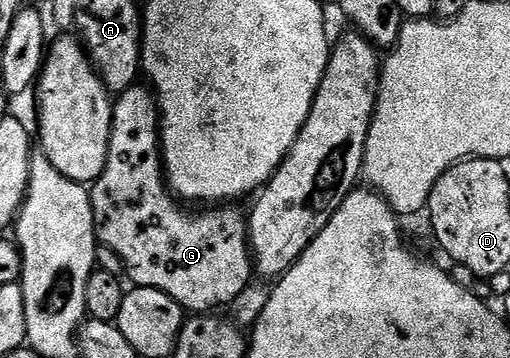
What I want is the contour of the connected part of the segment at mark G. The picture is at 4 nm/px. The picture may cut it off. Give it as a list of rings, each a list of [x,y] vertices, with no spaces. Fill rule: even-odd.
[[[134,86],[120,93],[120,95],[113,100],[113,121],[111,122],[111,134],[109,135],[107,162],[105,163],[105,169],[101,177],[93,181],[91,185],[91,195],[93,198],[93,213],[95,214],[97,239],[104,247],[115,250],[115,254],[119,254],[119,258],[125,264],[125,276],[128,277],[128,279],[133,279],[132,283],[136,285],[136,287],[163,290],[163,294],[175,298],[175,302],[179,302],[179,306],[185,309],[186,313],[209,314],[214,310],[224,309],[235,298],[239,298],[239,294],[243,294],[243,290],[254,279],[255,269],[253,266],[253,254],[249,251],[249,226],[246,213],[244,211],[240,212],[237,206],[213,206],[208,210],[197,210],[201,212],[197,212],[192,216],[191,213],[184,212],[184,210],[180,208],[182,205],[178,203],[173,193],[169,191],[161,158],[157,97],[153,95],[148,87]]]

